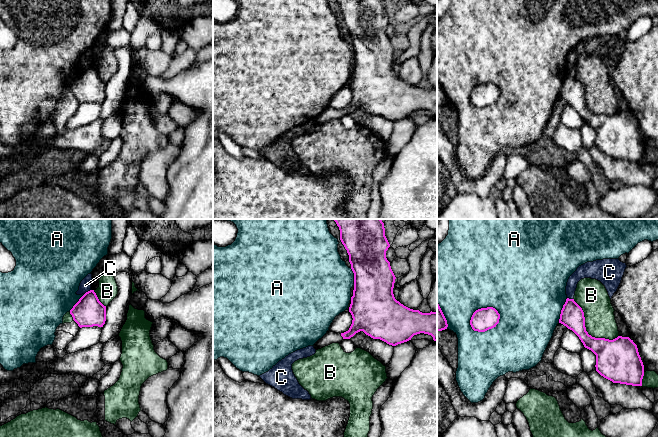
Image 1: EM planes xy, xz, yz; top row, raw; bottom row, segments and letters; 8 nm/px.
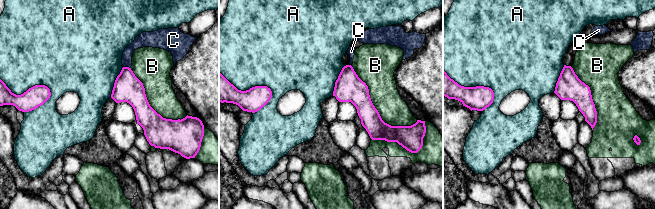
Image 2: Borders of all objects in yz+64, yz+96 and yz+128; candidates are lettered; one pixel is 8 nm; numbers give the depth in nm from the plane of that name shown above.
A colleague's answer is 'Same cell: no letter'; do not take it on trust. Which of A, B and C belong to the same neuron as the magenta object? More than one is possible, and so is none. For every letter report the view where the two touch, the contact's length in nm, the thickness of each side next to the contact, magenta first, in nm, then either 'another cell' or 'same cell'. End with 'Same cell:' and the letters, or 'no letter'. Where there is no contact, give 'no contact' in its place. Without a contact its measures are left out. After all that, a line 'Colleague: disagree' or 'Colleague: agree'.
A: meets magenta in yz; contact 260 nm long; 180 nm thick on the magenta side, 420 nm on the other; another cell
B: meets magenta in yz; contact 480 nm long; 220 nm thick on the magenta side, 240 nm on the other; another cell
C: meets magenta in xy; contact 80 nm long; 240 nm thick on the magenta side, 90 nm on the other; another cell
Same cell: no letter
Colleague: agree

